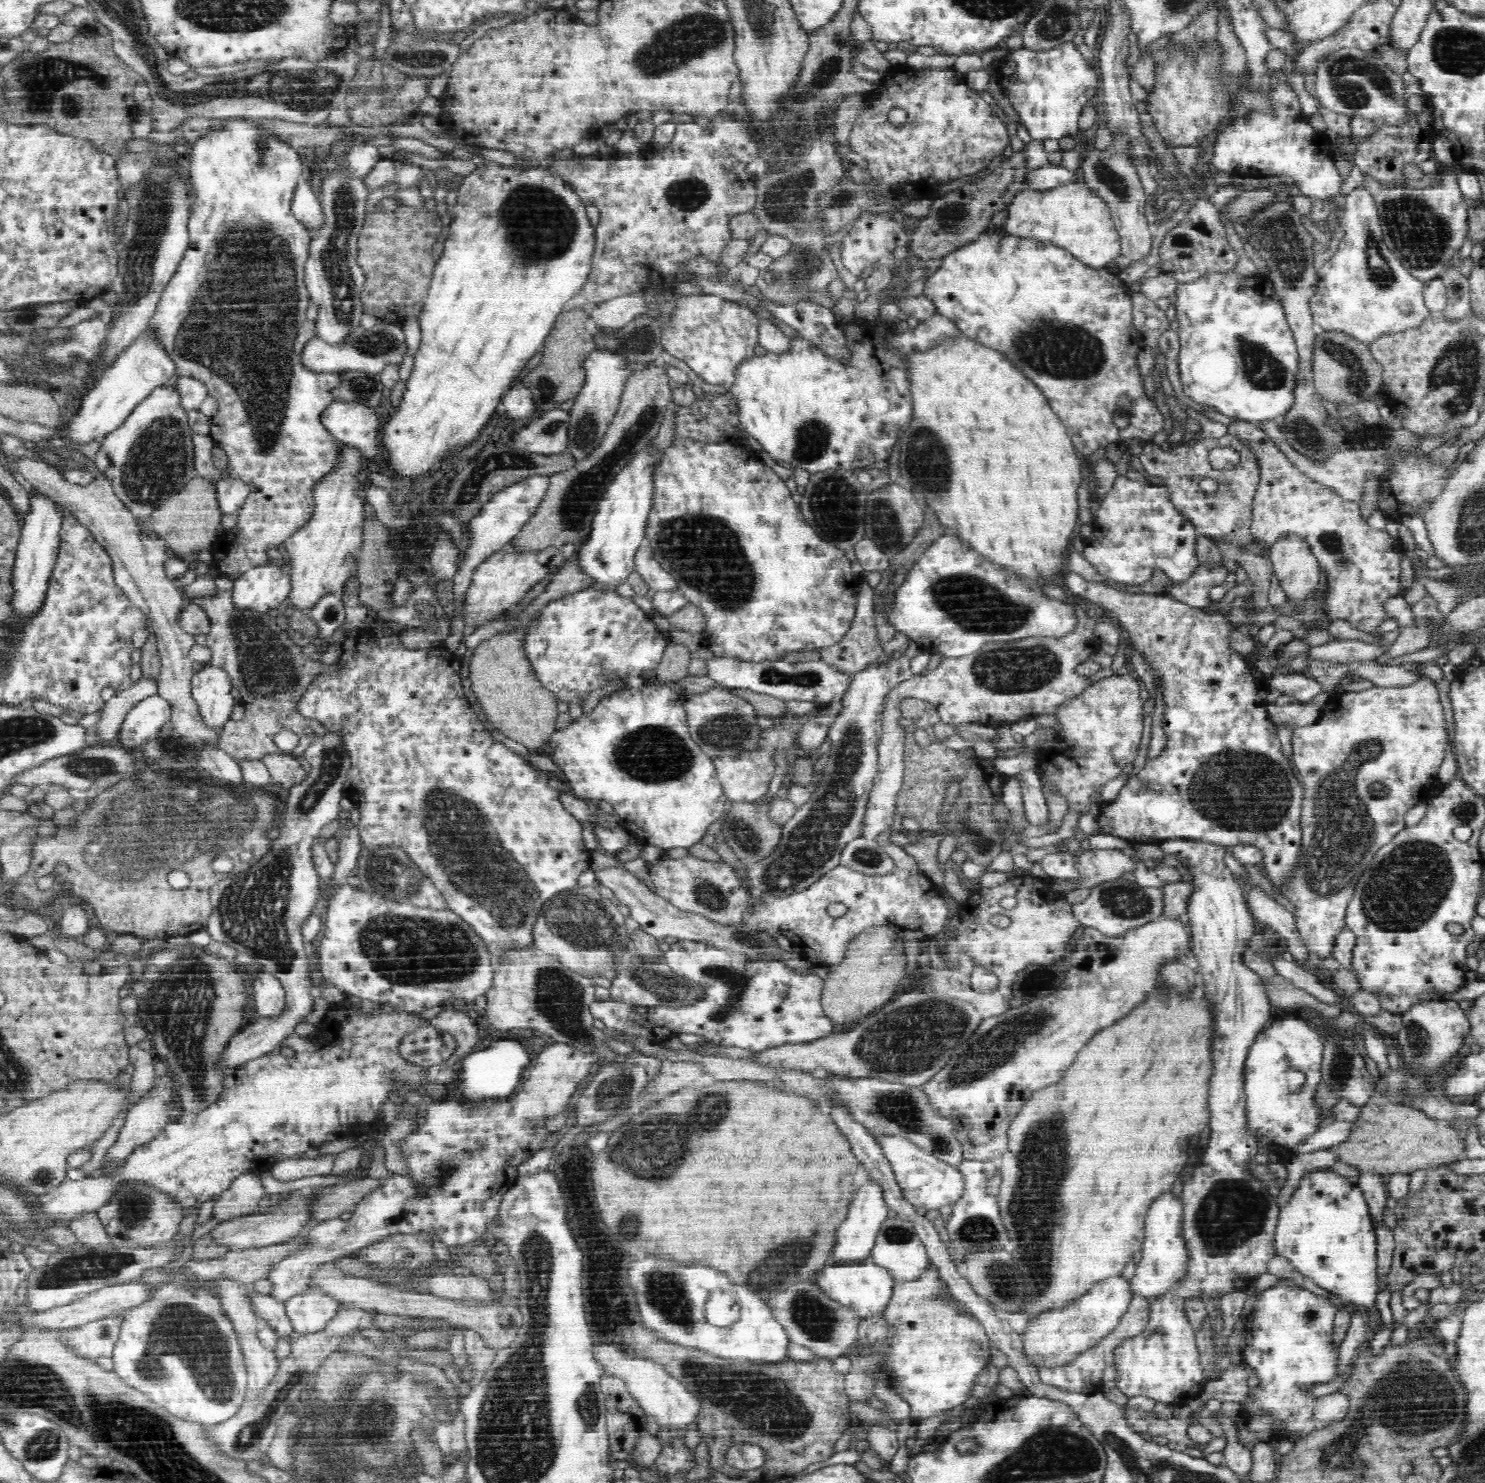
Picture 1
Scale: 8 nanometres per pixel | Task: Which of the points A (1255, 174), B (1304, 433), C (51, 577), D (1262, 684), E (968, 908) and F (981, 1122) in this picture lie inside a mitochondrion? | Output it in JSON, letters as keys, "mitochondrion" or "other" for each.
{"A":"other","B":"mitochondrion","C":"other","D":"other","E":"other","F":"other"}

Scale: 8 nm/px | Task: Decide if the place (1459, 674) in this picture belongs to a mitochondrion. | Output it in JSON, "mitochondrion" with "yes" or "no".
{"mitochondrion":"no"}

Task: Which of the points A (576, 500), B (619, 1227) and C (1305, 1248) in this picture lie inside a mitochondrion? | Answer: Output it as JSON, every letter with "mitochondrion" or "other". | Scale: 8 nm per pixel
{"A":"mitochondrion","B":"mitochondrion","C":"other"}

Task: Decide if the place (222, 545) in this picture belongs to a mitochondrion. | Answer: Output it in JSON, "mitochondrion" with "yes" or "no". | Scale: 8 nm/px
{"mitochondrion":"no"}

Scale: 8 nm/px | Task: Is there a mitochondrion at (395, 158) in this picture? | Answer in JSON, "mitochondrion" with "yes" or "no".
{"mitochondrion":"no"}

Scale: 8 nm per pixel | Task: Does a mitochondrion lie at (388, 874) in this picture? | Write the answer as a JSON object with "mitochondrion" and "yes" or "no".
{"mitochondrion":"yes"}

